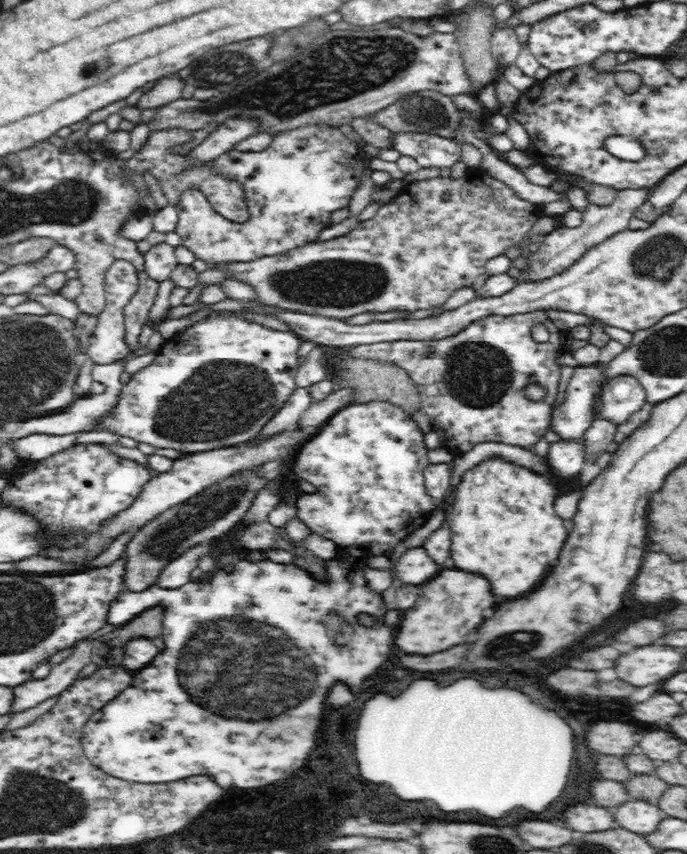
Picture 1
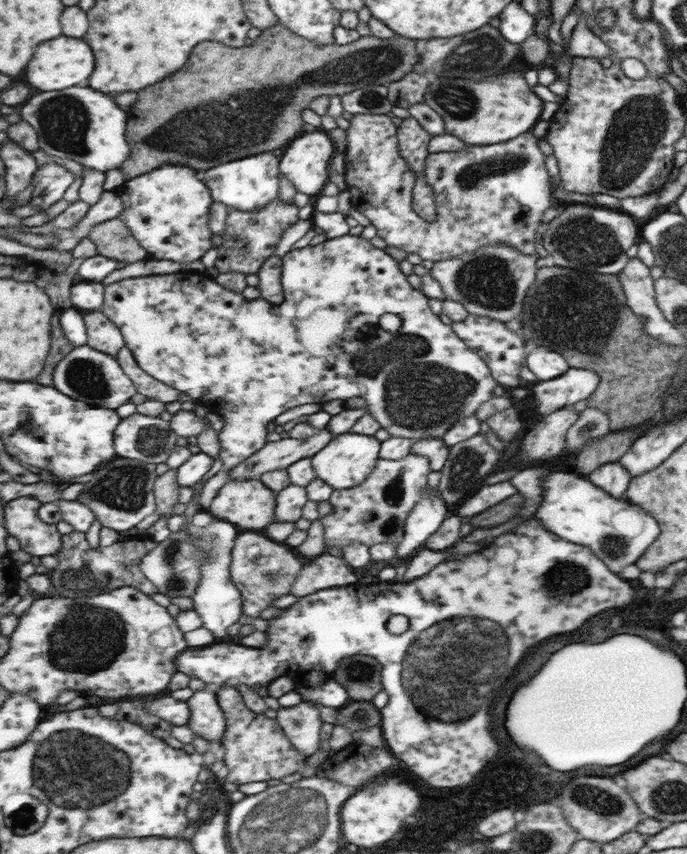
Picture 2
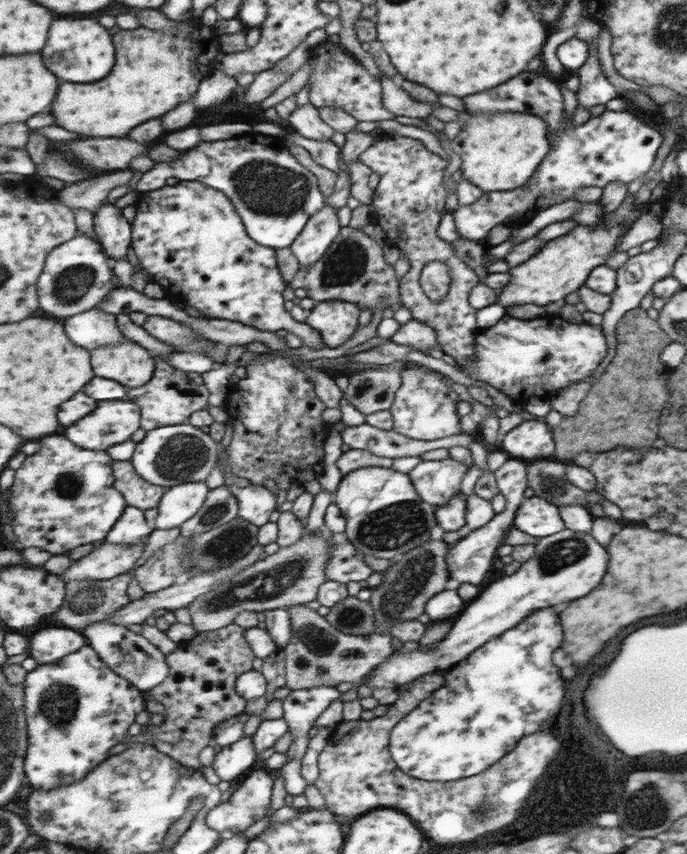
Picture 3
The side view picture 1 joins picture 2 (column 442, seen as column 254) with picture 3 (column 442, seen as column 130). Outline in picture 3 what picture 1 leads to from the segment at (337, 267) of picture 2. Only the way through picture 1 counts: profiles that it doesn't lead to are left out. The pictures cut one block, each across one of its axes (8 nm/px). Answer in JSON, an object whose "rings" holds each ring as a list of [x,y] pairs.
{"rings":[[[420,365],[407,367],[401,371],[401,387],[396,391],[389,408],[393,418],[393,430],[418,440],[436,440],[460,434],[458,405],[462,401],[458,394],[444,383],[442,375],[424,370]]]}

